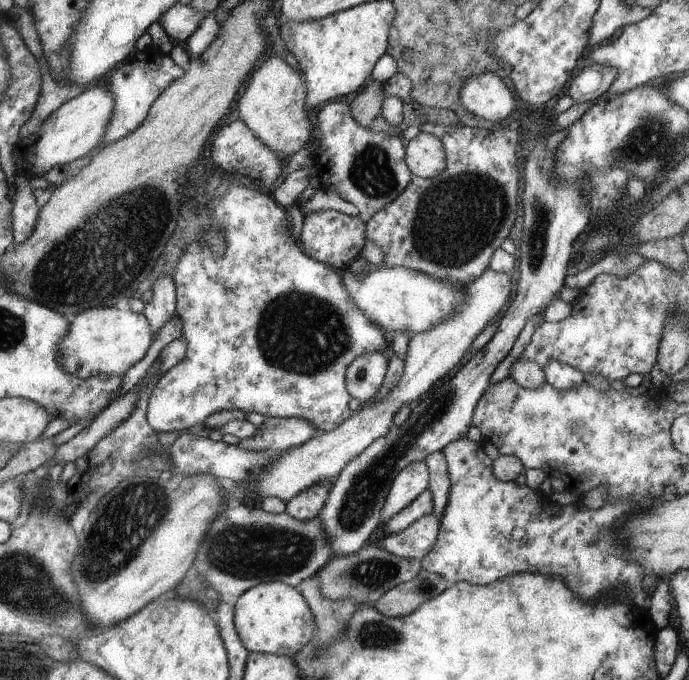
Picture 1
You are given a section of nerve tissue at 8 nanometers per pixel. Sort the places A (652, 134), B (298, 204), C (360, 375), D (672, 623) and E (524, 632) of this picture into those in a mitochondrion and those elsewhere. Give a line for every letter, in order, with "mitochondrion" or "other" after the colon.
A: mitochondrion
B: other
C: mitochondrion
D: other
E: other

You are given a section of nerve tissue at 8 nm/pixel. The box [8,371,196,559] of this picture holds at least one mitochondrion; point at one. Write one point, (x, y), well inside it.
(39, 500)

